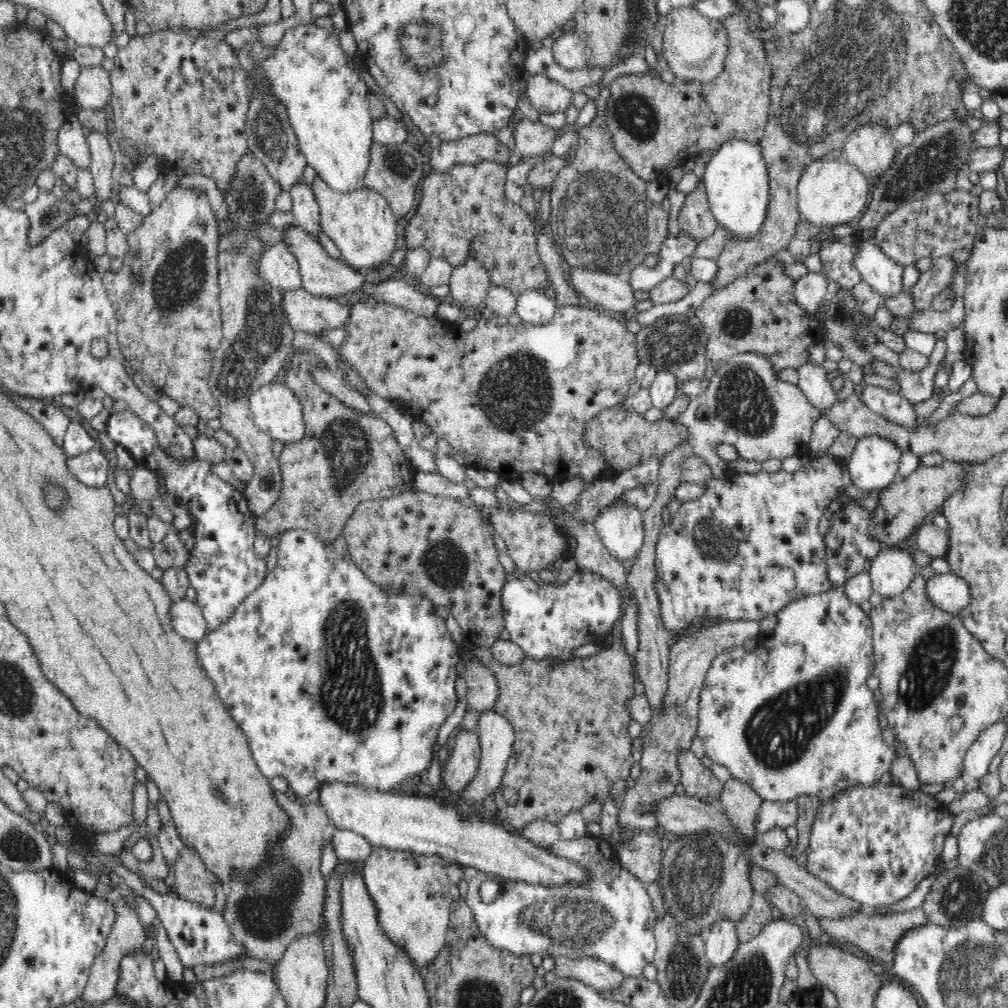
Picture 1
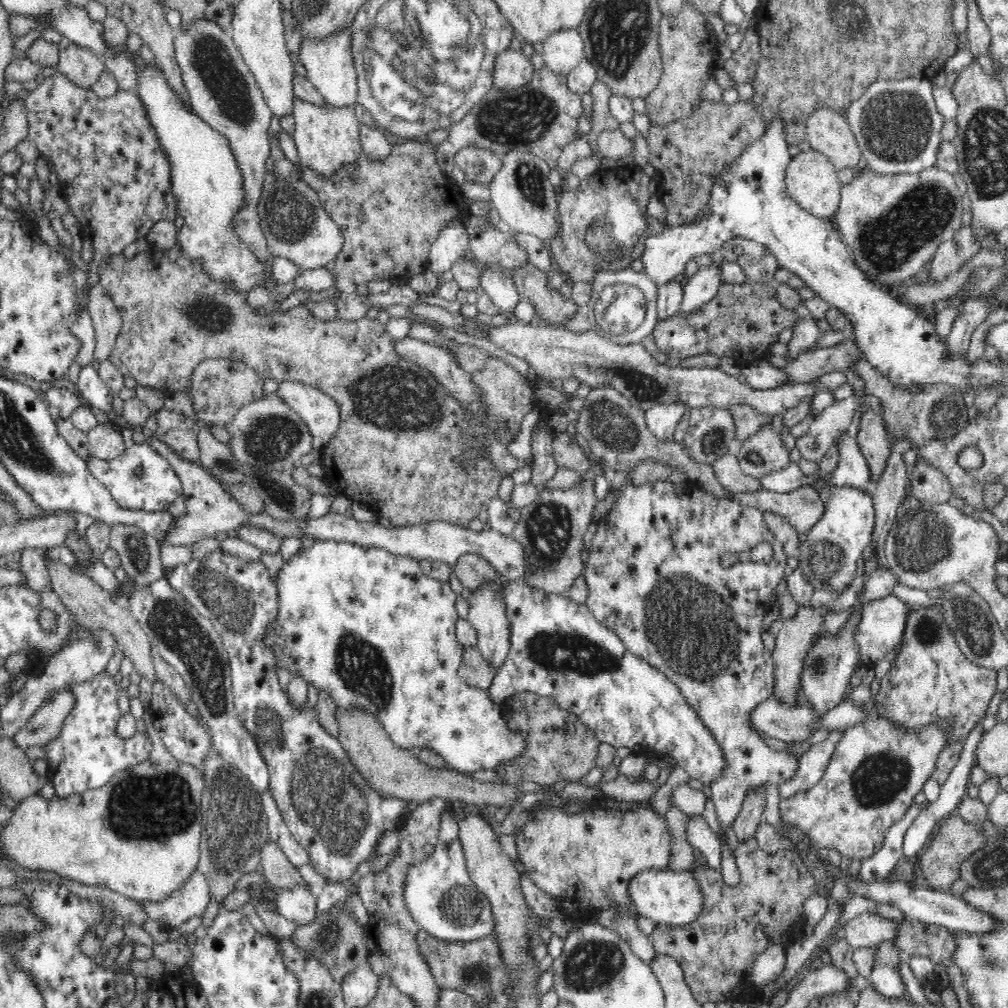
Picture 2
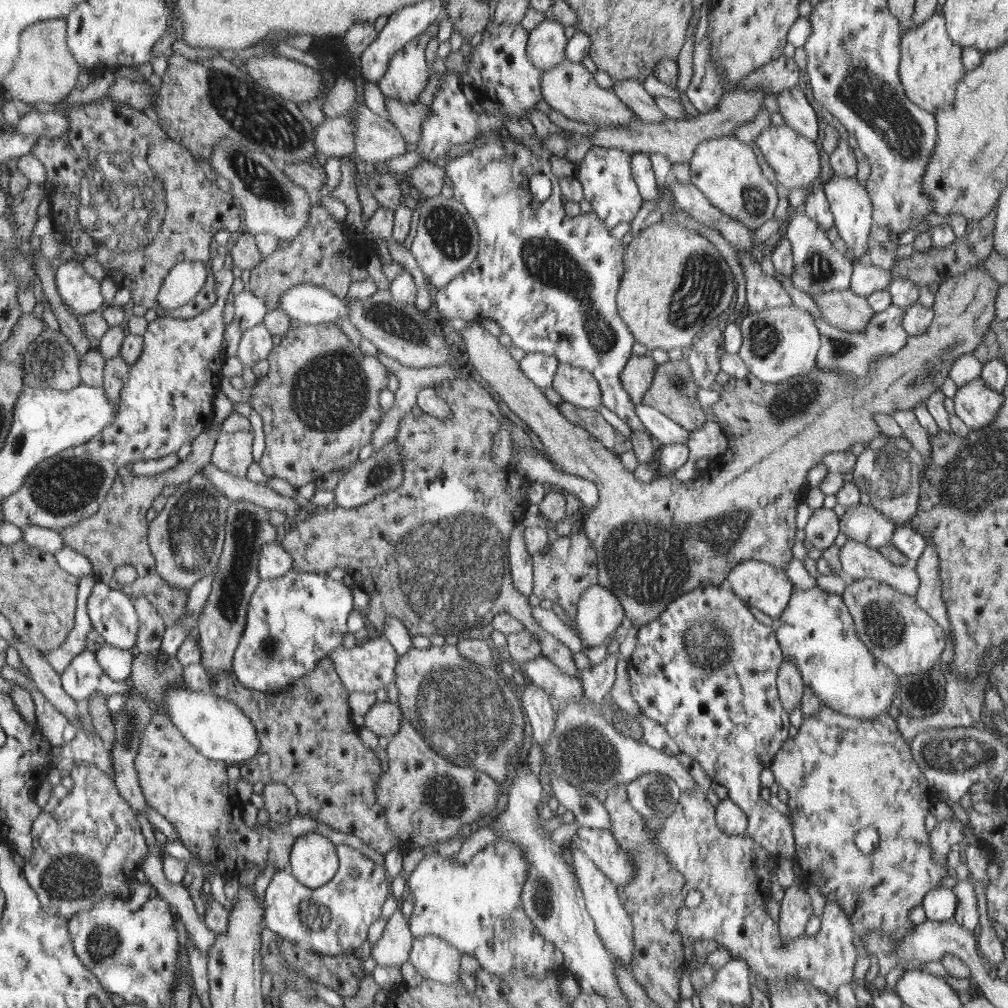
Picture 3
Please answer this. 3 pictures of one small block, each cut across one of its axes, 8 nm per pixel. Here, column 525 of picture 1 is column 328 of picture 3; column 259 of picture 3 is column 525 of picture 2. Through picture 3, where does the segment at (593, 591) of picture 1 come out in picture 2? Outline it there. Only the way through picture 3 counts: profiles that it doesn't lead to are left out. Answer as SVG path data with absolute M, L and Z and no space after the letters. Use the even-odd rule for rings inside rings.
M504 579L503 590L503 599L507 603L508 621L510 621L511 624L510 650L500 668L496 670L493 680L486 690L492 703L501 706L508 697L512 697L517 693L524 694L526 692L552 697L560 707L576 713L576 716L579 716L580 719L584 721L584 724L588 725L588 728L596 733L596 737L598 737L600 743L606 742L606 744L611 744L616 749L620 748L620 746L625 746L631 750L632 754L638 755L648 755L648 750L658 750L658 746L660 746L660 752L664 750L666 754L670 754L670 756L674 758L675 764L682 766L682 768L688 772L689 778L696 778L696 780L700 780L705 785L710 785L717 777L717 774L721 772L721 769L725 768L724 755L721 754L720 745L716 742L709 728L702 722L698 713L687 703L680 689L662 672L650 666L649 662L626 651L620 637L615 632L612 632L605 624L596 620L596 617L586 603L578 604L570 599L568 594L560 596L542 594L541 591L536 591L530 586L525 586L524 581L519 584L510 581L510 579Z

